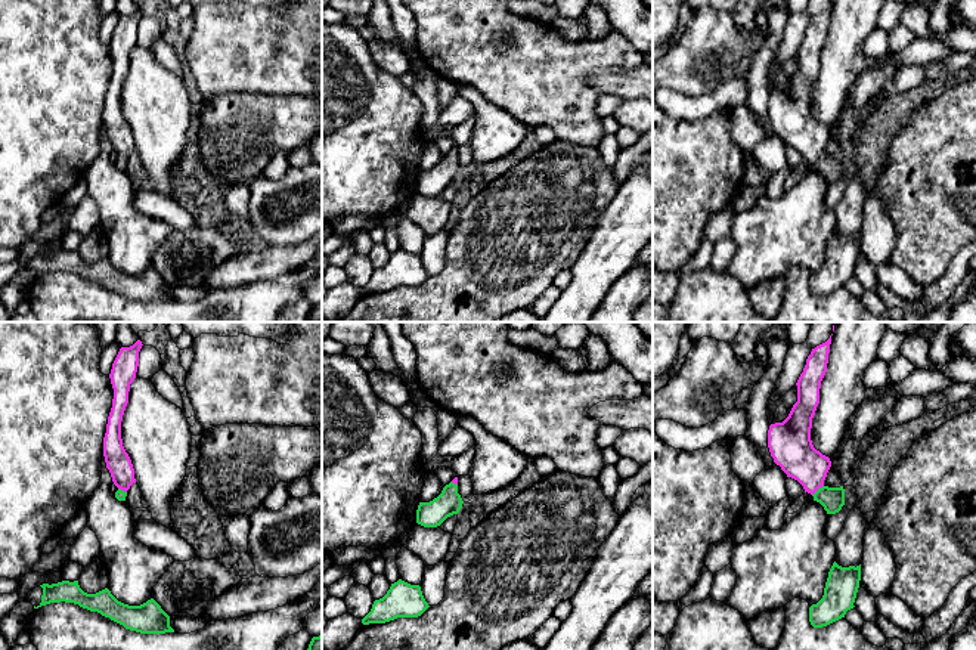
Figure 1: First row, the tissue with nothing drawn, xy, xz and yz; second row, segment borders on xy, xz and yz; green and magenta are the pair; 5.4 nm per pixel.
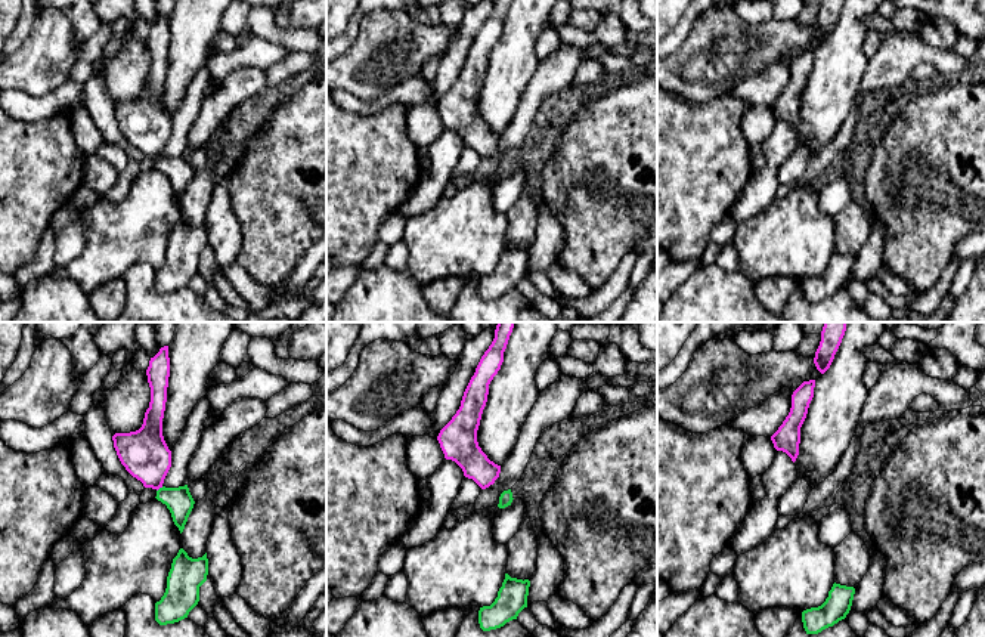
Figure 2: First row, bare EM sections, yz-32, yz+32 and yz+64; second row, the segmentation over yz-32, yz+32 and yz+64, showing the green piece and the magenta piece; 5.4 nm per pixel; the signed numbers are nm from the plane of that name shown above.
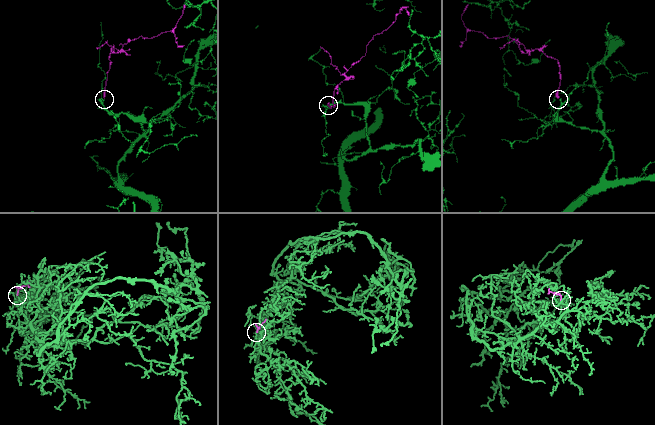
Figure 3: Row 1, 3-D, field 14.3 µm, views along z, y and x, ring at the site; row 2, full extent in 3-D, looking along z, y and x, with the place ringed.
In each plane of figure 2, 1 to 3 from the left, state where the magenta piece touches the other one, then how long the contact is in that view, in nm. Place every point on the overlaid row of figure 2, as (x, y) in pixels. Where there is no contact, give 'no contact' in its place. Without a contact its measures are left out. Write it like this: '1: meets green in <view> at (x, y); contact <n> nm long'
1: meets green in yz-32 at (160, 488); contact 50 nm long
2: no contact
3: no contact

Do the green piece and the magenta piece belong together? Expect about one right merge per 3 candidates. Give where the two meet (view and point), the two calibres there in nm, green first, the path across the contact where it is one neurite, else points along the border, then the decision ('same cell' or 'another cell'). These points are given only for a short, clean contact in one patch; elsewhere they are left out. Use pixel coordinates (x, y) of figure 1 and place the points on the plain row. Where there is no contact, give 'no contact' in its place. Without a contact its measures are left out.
meets green in yz at (817, 160); 130 nm thick on the green side, 220 nm on the other; runs through yz (832, 167), (817, 160), (811, 139), (793, 121); same cell

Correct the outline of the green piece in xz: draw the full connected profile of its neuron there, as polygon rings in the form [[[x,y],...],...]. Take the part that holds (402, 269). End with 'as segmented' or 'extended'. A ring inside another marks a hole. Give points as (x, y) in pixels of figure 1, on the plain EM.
[[[399,248],[391,253],[382,267],[374,270],[371,281],[362,288],[362,292],[385,292],[397,287],[418,287],[428,276],[419,254],[410,254]]]; as segmented

